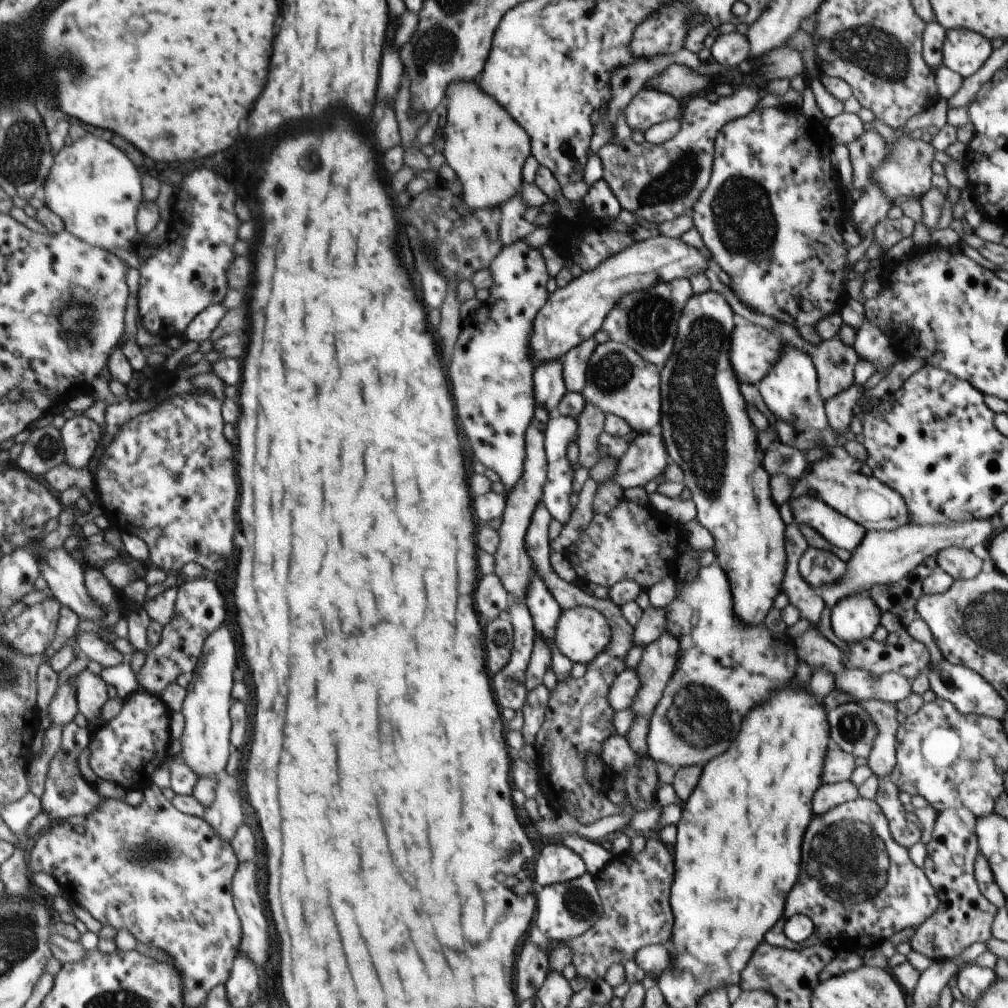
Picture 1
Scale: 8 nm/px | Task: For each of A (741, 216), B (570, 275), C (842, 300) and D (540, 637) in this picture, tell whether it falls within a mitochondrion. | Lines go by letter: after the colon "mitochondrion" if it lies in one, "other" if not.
A: mitochondrion
B: other
C: other
D: other

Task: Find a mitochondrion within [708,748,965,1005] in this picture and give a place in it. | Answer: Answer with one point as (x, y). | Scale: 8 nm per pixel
(848, 856)

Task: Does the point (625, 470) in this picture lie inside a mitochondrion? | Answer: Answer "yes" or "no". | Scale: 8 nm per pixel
no

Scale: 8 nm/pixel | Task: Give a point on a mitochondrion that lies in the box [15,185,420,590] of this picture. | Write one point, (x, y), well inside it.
(47, 447)

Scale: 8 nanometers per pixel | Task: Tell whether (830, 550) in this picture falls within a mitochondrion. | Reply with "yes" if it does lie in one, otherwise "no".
no

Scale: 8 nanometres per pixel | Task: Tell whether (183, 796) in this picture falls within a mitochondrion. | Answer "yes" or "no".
no

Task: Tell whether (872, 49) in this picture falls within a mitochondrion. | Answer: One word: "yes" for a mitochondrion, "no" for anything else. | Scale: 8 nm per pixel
yes

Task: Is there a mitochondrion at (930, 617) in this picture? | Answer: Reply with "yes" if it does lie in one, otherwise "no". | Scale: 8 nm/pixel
no

